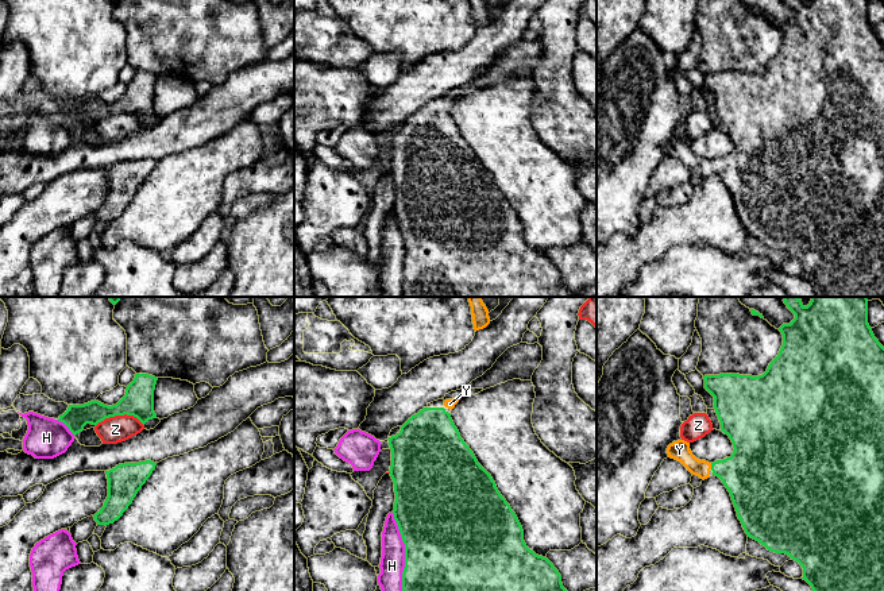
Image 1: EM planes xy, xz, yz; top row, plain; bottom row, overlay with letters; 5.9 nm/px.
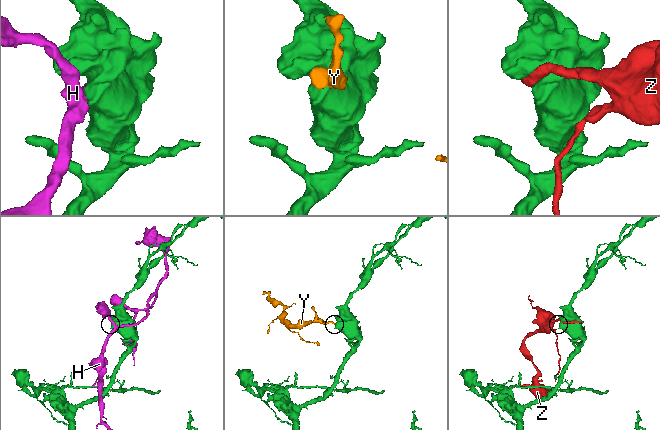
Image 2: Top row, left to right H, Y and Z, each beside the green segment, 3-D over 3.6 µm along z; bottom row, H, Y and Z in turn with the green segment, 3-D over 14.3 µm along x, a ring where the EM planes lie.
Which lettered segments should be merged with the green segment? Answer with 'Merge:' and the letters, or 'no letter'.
Merge: Y

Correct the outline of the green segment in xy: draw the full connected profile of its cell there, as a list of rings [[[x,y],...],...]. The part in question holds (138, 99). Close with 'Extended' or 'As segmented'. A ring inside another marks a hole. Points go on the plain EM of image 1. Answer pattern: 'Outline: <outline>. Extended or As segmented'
Outline: [[[135,72],[126,86],[126,93],[116,103],[108,104],[96,97],[84,103],[69,103],[58,119],[63,120],[74,134],[82,130],[86,121],[97,123],[115,113],[134,113],[144,123],[148,117],[157,116],[154,109],[157,78],[158,76],[148,72]]]. As segmented

